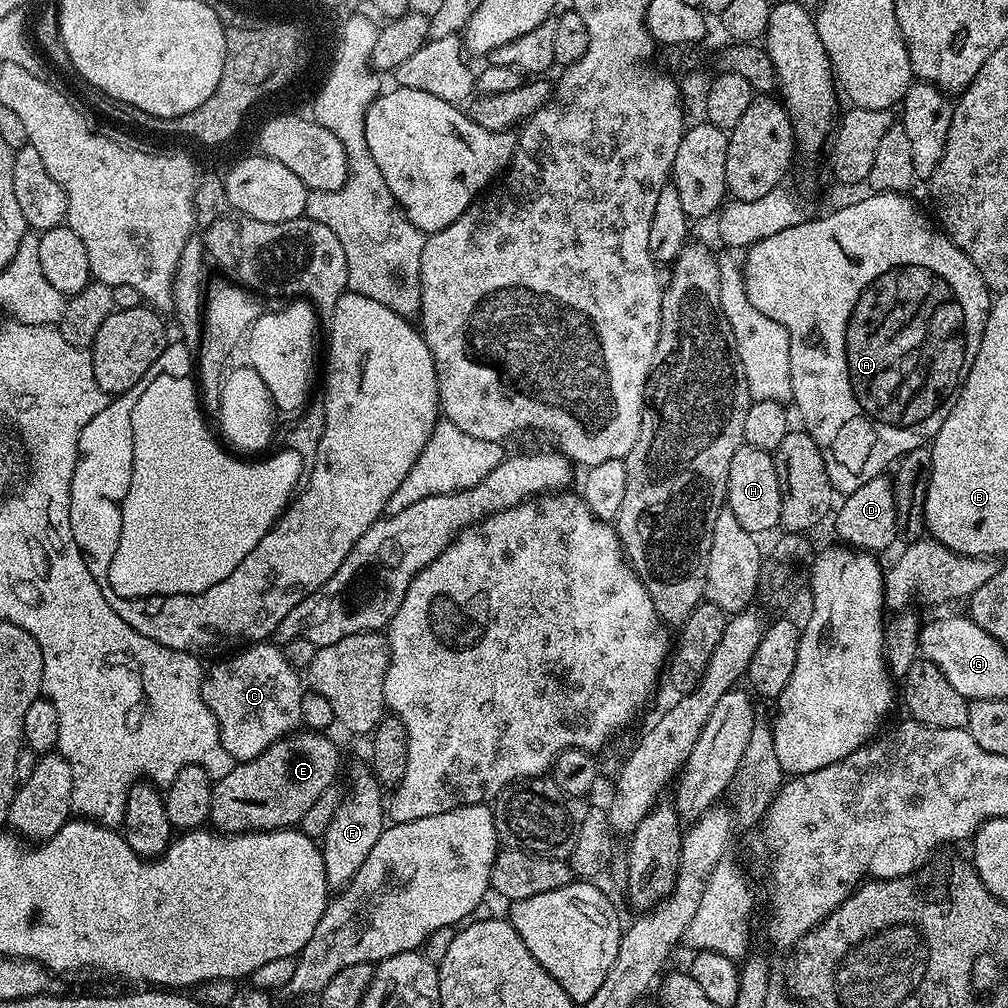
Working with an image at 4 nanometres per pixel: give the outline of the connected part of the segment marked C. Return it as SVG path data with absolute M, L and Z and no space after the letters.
M256 642L240 651L244 652L230 657L229 660L218 661L209 672L207 669L200 681L202 698L220 727L220 741L237 762L258 758L258 754L262 754L262 750L269 748L273 742L297 731L301 723L302 695L301 673L292 668L290 662L286 662L283 651L275 643Z

